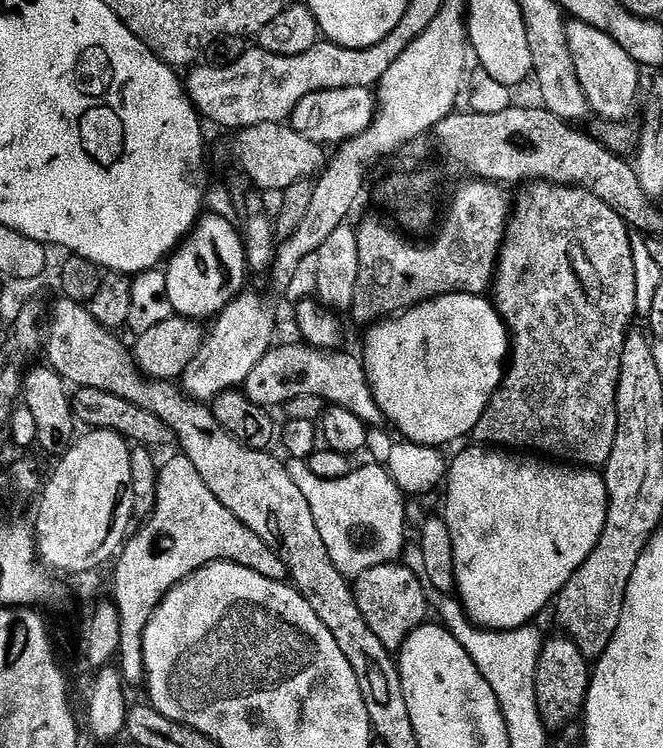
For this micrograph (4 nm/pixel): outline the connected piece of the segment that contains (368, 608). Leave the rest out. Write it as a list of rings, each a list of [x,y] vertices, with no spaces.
[[[403,562],[380,564],[354,580],[356,605],[362,610],[370,630],[382,638],[382,646],[393,654],[399,653],[410,634],[430,616],[430,605],[425,581],[414,574]]]

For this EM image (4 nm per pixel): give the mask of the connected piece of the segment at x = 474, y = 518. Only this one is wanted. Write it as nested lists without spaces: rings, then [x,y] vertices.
[[[492,446],[471,447],[451,461],[446,477],[448,501],[442,512],[454,542],[458,599],[473,624],[493,630],[523,628],[555,601],[568,579],[598,546],[605,526],[610,523],[608,481],[588,466],[565,466]]]

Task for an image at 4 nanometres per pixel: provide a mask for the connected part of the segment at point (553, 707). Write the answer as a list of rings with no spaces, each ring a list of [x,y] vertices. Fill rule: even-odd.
[[[557,634],[540,649],[536,667],[536,701],[544,727],[549,730],[564,728],[571,720],[579,721],[584,711],[584,699],[588,697],[588,683],[592,680],[590,660],[578,650],[569,636]]]

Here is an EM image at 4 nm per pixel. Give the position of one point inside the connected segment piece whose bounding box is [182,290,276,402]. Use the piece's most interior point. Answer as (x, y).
(242, 336)

